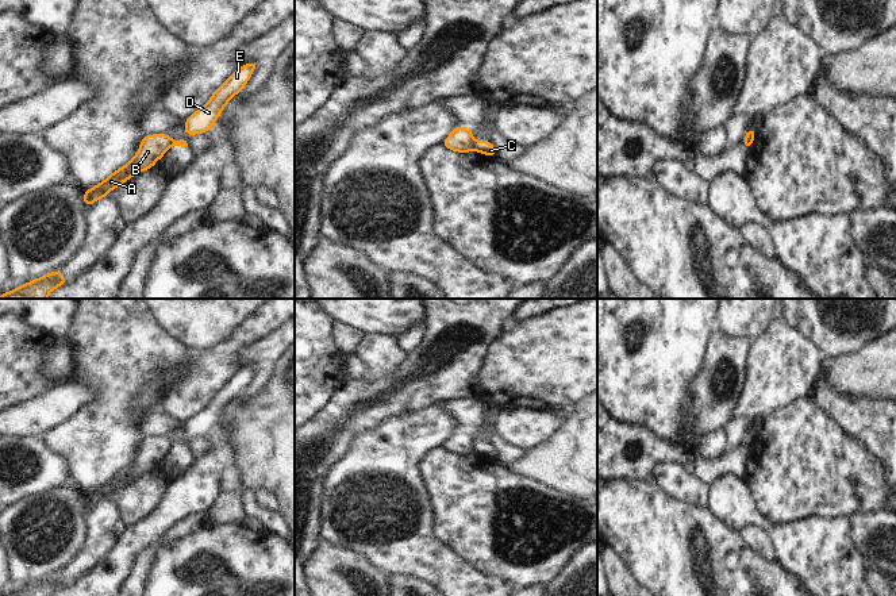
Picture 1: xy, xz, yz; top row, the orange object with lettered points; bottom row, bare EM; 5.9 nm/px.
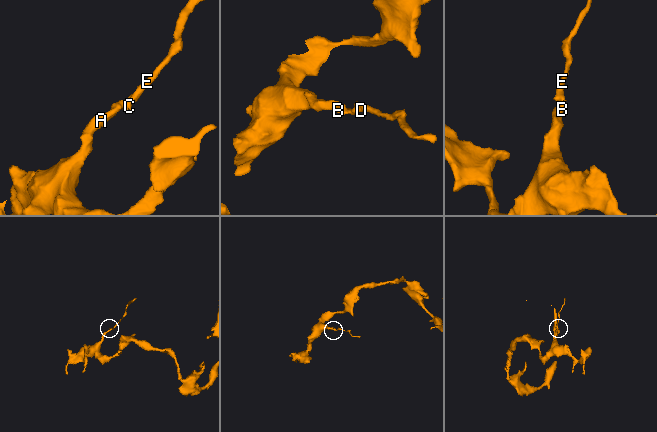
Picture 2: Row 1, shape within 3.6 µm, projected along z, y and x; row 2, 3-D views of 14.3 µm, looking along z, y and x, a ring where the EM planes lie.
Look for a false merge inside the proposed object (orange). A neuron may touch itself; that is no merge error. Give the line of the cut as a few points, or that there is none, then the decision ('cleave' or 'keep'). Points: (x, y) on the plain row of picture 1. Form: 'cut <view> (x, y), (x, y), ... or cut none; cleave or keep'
cut xz (473, 445), (475, 452); cleave

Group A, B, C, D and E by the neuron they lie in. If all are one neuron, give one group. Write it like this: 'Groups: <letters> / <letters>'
Groups: A B / C D E.

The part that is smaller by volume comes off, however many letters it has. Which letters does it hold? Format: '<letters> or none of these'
C, D, E

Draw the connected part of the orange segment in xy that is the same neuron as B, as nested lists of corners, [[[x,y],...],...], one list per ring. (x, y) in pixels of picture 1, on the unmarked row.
[[[145,438],[139,447],[139,453],[127,468],[111,476],[104,484],[92,492],[84,493],[84,507],[89,511],[100,500],[108,500],[111,492],[119,491],[132,478],[146,472],[151,472],[154,466],[164,460],[172,446],[173,442],[170,438]]]

